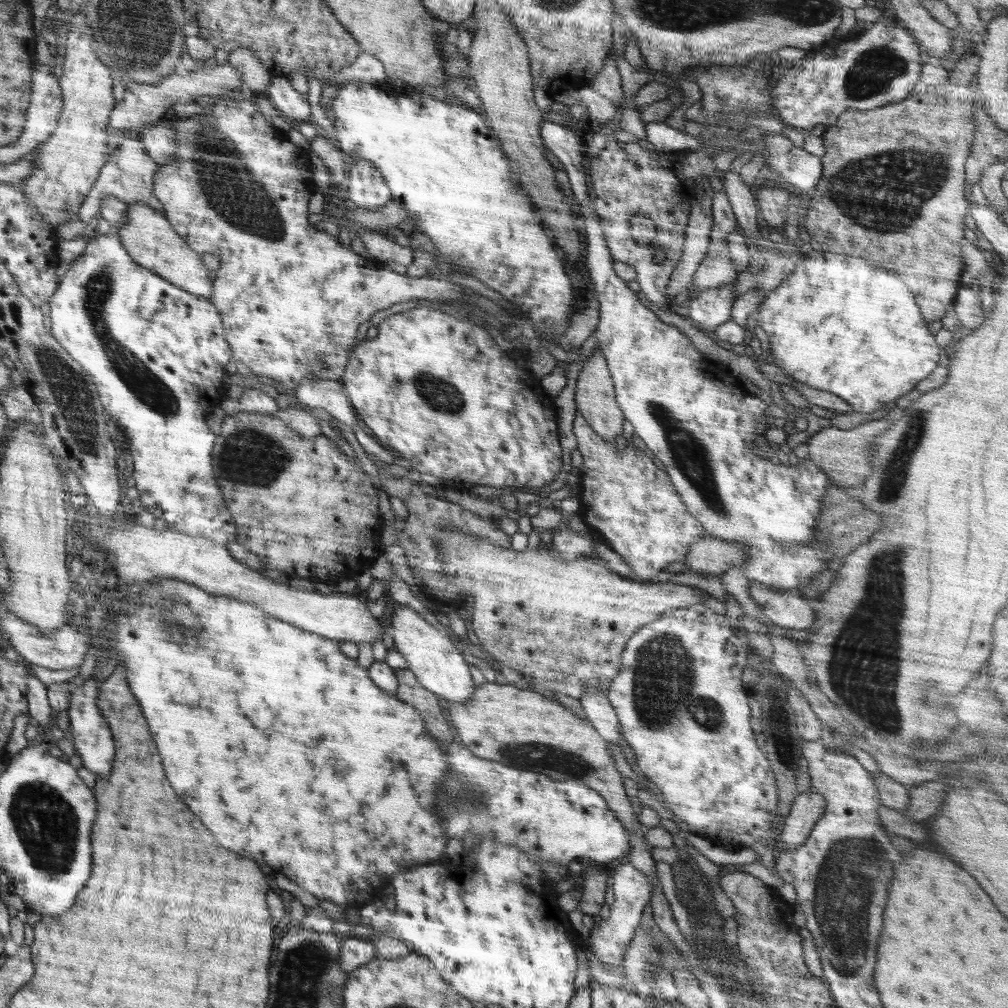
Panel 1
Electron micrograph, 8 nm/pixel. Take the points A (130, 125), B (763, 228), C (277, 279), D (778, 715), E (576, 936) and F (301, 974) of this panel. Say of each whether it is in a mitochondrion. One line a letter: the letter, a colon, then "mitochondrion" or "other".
A: other
B: other
C: other
D: mitochondrion
E: other
F: mitochondrion

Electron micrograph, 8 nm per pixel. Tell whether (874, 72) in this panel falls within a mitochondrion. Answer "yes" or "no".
yes

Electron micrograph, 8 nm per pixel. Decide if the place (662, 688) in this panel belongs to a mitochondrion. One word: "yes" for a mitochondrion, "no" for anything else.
yes

